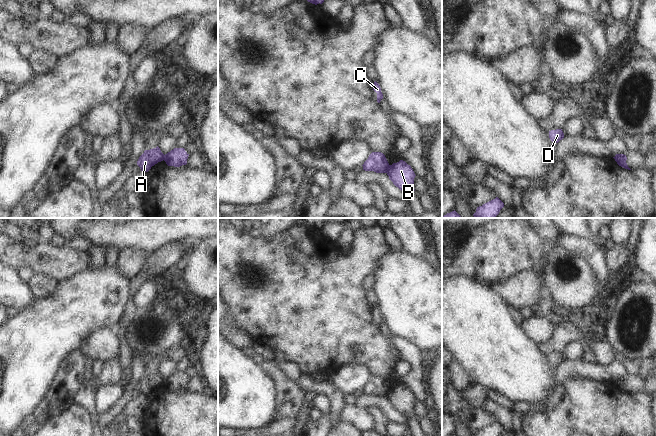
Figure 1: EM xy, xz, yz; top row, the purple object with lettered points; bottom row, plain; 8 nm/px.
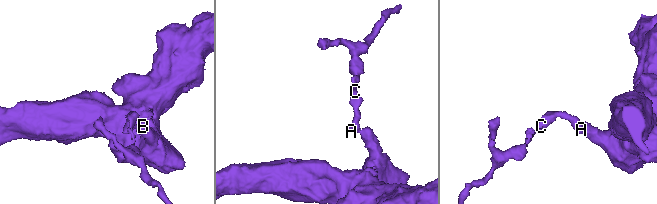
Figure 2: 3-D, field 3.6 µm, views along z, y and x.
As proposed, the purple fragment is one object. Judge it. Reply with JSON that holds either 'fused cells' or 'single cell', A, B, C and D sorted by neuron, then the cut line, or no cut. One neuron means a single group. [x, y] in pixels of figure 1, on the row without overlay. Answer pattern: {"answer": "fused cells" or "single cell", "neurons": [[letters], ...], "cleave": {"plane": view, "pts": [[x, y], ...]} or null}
{"answer": "fused cells", "neurons": [["A", "C", "D"], ["B"]], "cleave": {"plane": "xz", "pts": [[390, 389], [385, 396]]}}

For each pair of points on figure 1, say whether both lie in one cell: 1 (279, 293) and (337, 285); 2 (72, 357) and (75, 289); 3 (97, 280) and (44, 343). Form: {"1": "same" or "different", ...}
{"1": "same", "2": "different", "3": "same"}

